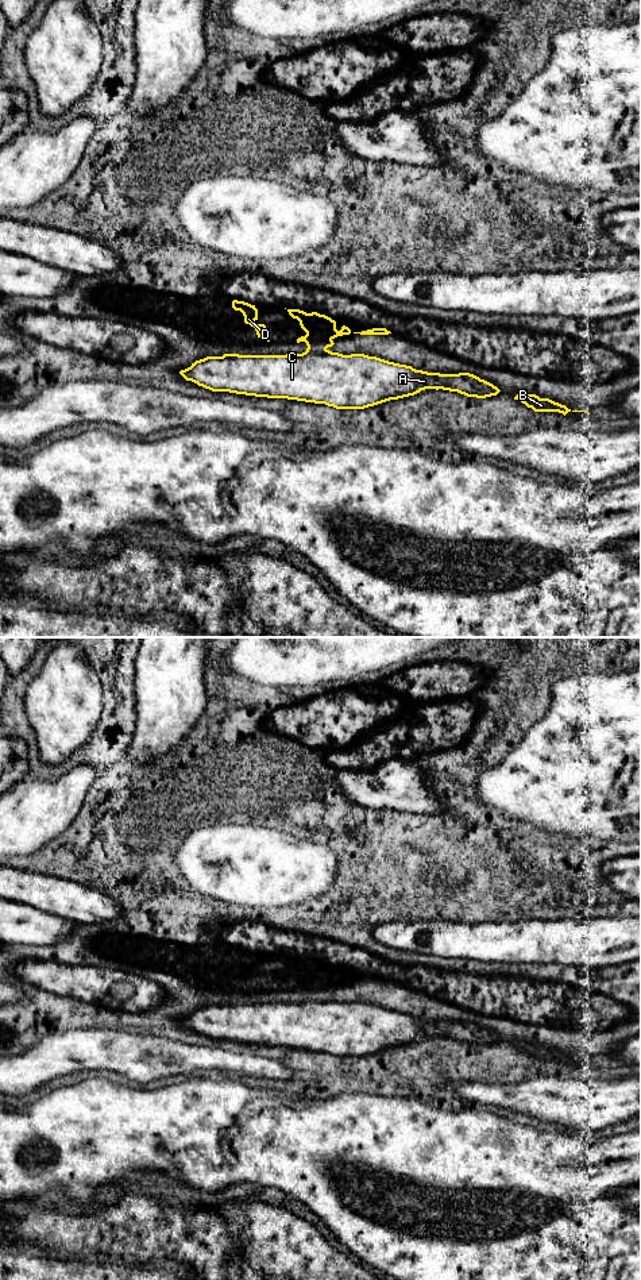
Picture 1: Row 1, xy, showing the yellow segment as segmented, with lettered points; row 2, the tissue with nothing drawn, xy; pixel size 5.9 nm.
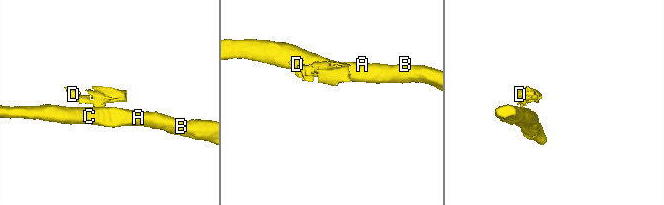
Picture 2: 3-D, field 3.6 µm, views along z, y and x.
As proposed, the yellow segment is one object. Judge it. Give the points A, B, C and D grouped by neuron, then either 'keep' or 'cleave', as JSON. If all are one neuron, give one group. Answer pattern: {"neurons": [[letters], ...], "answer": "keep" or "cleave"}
{"neurons": [["A", "B", "C"], ["D"]], "answer": "cleave"}

